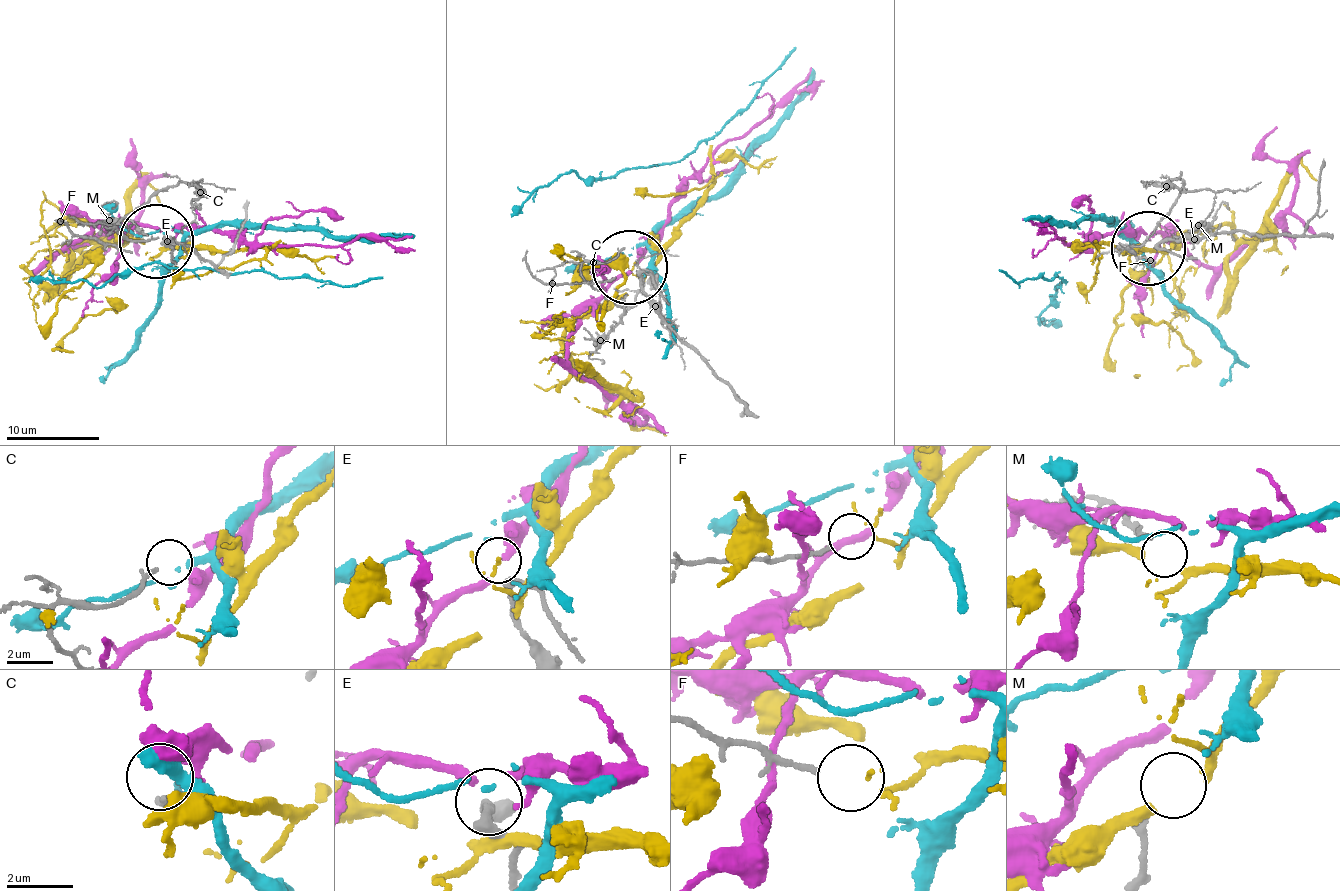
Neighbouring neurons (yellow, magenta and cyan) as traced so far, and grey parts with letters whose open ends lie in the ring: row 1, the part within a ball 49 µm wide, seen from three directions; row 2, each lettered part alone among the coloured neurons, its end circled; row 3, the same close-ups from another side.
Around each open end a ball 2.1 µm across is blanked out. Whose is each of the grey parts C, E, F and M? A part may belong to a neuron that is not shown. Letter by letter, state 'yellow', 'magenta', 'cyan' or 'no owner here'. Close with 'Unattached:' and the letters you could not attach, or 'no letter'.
C: no owner here
E: cyan
F: yellow
M: no owner here
Unattached: C, M

